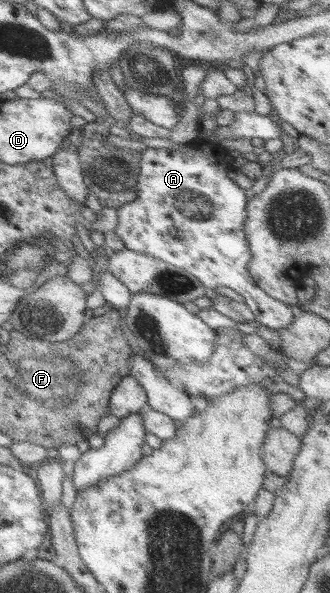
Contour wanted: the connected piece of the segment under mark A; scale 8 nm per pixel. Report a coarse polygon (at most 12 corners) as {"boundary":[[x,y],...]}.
{"boundary":[[218,143],[140,152],[114,235],[240,295],[293,310],[248,274],[246,194]]}

